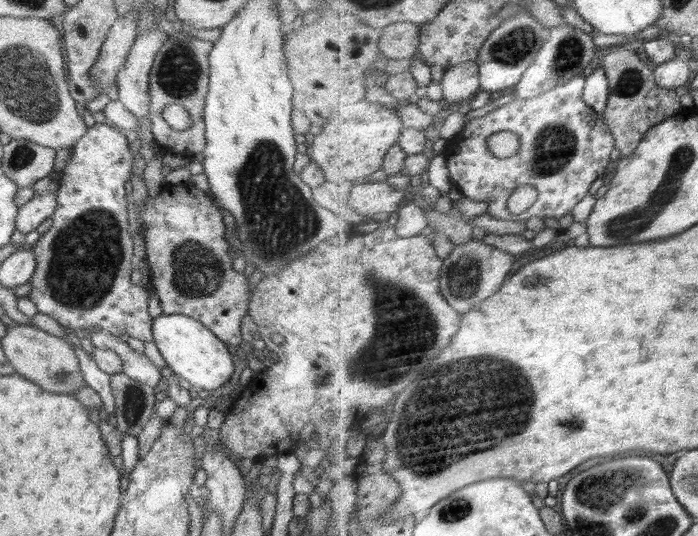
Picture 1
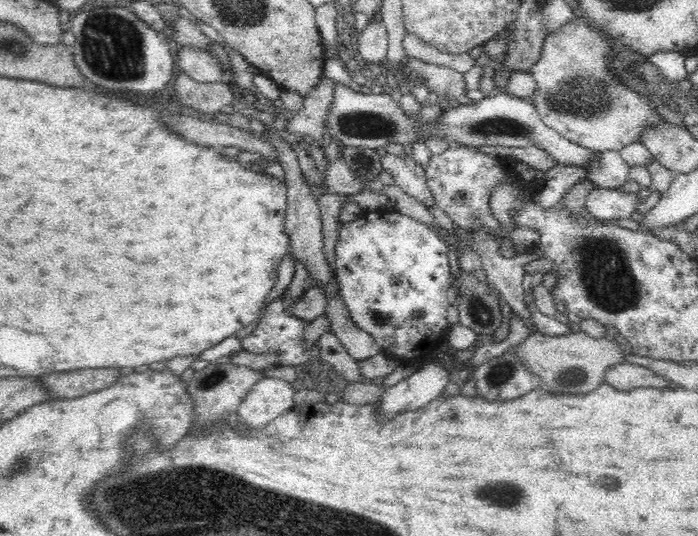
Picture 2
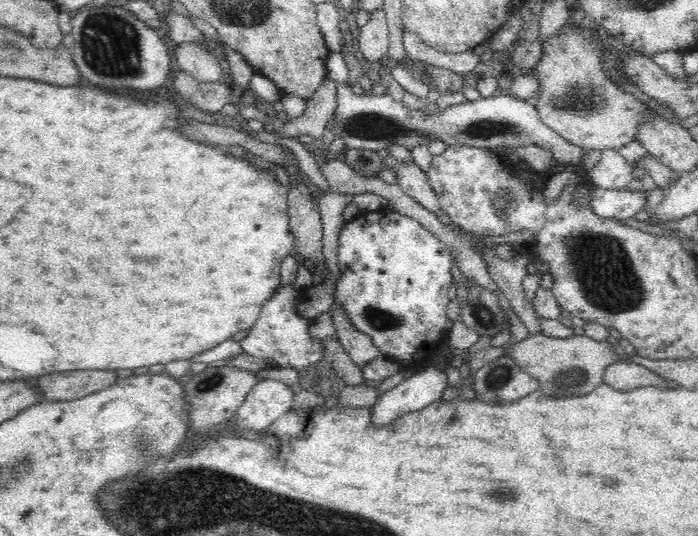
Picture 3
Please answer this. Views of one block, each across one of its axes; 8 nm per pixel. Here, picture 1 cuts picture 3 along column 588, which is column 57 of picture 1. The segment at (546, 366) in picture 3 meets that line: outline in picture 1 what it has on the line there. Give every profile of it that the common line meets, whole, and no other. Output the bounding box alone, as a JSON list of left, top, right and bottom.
[1,325,86,396]

